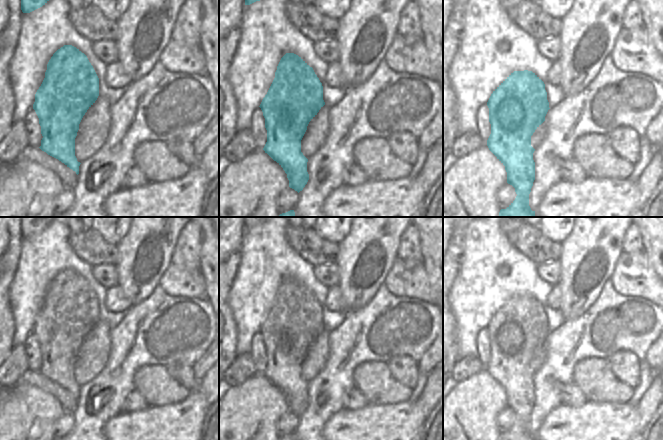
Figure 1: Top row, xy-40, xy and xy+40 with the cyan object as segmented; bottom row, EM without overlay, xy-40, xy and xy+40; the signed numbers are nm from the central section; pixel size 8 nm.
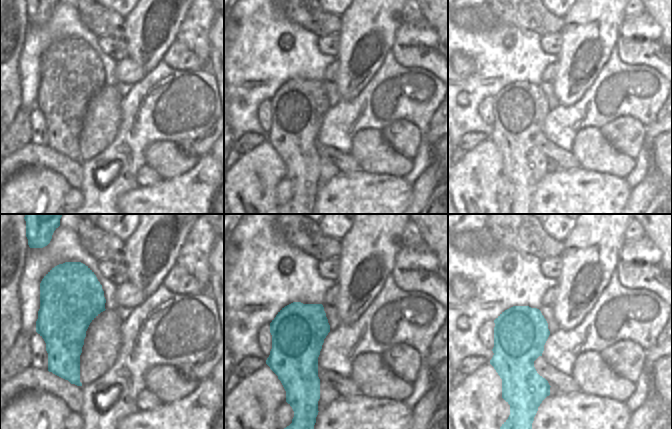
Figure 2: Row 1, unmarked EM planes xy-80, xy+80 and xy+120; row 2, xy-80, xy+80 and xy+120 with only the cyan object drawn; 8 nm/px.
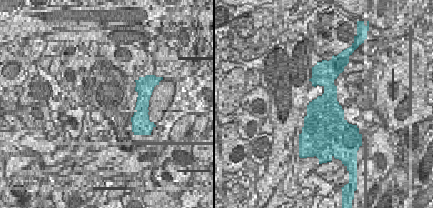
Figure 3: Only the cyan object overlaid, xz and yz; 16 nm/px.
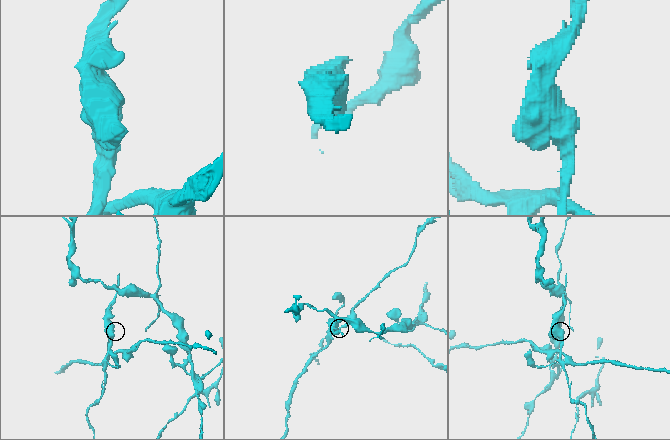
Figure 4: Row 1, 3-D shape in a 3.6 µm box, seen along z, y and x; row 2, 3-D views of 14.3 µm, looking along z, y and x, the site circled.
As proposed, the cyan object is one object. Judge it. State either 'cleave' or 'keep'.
cleave

